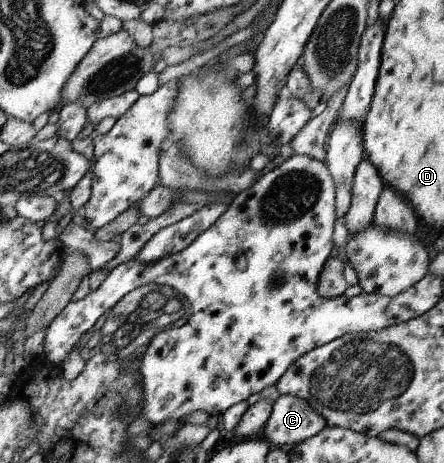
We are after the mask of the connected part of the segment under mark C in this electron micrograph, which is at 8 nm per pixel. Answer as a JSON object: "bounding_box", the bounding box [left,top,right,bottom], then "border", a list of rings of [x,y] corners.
{"bounding_box":[263,395,326,447],"border":[[[284,395],[274,401],[271,415],[263,429],[264,438],[271,447],[301,443],[317,435],[326,426],[321,417],[301,398]]]}

